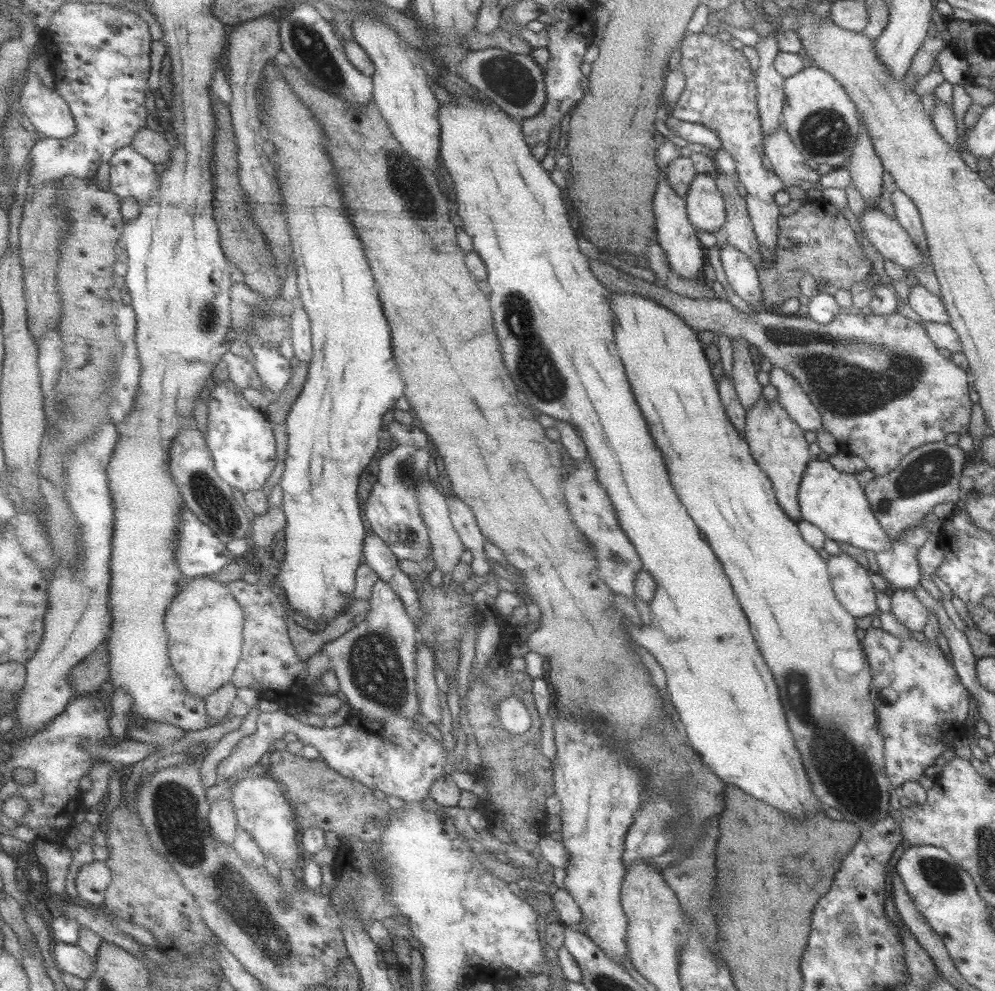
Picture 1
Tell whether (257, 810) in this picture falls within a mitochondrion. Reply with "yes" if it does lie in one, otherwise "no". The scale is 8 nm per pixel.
yes

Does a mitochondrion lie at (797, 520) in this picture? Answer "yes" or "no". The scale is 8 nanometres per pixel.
no

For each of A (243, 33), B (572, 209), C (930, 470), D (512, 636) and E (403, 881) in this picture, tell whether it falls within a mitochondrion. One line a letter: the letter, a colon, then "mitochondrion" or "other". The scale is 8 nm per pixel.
A: other
B: other
C: mitochondrion
D: other
E: mitochondrion

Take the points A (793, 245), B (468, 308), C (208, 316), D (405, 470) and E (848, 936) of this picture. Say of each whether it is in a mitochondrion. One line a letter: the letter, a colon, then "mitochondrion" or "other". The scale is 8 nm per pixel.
A: other
B: other
C: mitochondrion
D: mitochondrion
E: mitochondrion

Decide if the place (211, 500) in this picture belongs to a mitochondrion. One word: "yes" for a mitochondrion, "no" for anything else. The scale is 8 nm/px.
yes

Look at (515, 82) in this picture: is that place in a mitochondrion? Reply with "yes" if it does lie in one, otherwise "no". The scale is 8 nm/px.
yes

